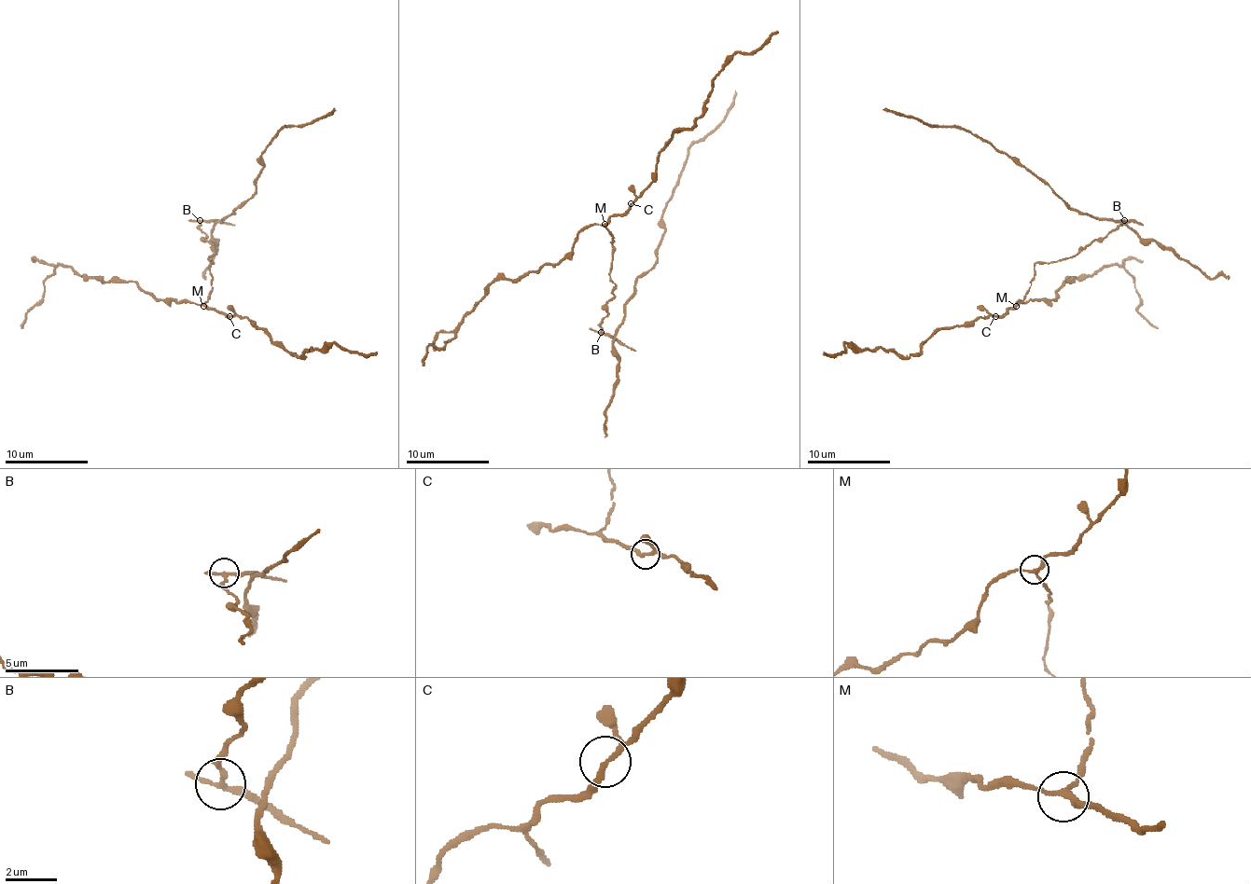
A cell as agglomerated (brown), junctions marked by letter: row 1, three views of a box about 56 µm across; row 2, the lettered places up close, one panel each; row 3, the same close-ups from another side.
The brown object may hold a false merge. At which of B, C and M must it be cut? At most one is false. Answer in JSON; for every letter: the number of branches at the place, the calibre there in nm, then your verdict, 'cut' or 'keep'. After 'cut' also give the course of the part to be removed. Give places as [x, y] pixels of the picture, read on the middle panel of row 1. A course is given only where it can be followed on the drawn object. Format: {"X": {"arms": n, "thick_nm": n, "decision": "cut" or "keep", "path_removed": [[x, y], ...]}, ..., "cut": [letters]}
{"B": {"arms": 3, "thick_nm": 200, "decision": "cut", "path_removed": [[600, 332], [620, 339], [635, 351]]}, "C": {"arms": 3, "thick_nm": 190, "decision": "keep"}, "M": {"arms": 3, "thick_nm": 220, "decision": "keep"}, "cut": ["B"]}

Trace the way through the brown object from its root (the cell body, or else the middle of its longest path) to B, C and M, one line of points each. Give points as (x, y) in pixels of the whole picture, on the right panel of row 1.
B: (1078, 252), (1097, 240), (1103, 240), (1124, 221)
C: (1078, 252), (1055, 262), (1036, 262), (1028, 293), (1004, 314), (995, 316)
M: (1078, 252), (1055, 262), (1036, 262), (1028, 293), (1016, 306)

